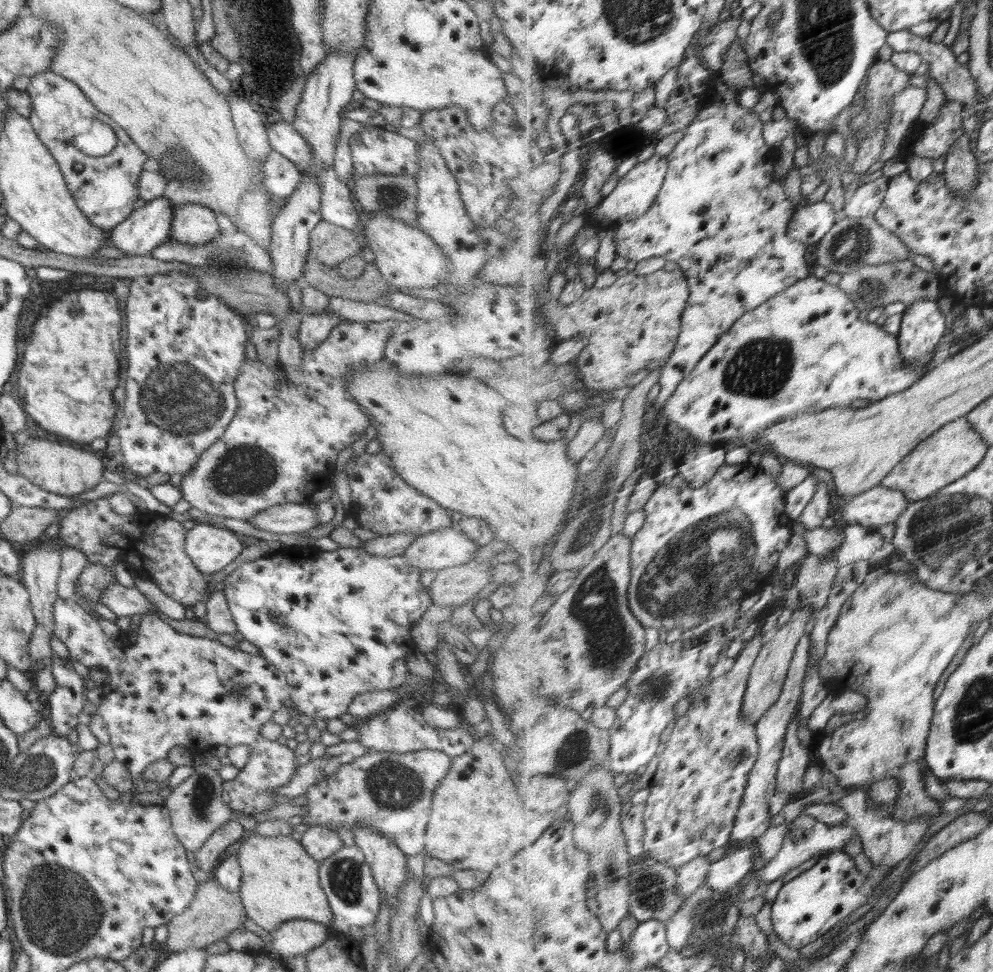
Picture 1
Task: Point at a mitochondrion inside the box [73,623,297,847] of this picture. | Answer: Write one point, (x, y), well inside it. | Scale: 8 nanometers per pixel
(235, 693)

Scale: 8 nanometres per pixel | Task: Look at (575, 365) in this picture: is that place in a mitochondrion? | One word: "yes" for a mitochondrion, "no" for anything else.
no

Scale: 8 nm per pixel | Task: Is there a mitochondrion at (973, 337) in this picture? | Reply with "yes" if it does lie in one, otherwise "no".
no

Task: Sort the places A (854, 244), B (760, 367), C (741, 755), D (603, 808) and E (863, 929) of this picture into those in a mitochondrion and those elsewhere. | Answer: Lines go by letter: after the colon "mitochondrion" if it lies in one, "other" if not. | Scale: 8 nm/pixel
A: mitochondrion
B: mitochondrion
C: other
D: mitochondrion
E: other

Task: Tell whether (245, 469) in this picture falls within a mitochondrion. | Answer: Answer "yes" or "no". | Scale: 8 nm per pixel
yes

